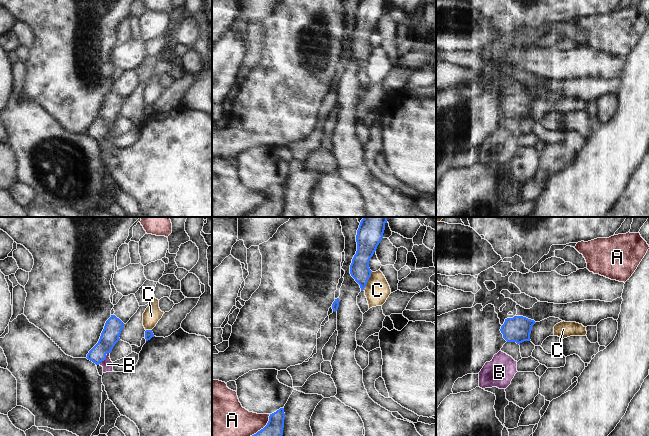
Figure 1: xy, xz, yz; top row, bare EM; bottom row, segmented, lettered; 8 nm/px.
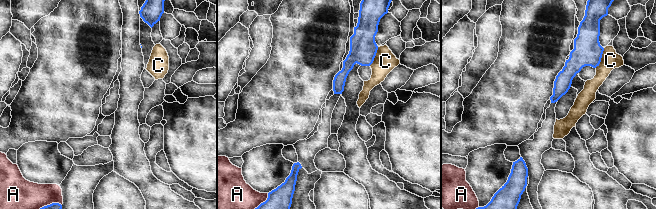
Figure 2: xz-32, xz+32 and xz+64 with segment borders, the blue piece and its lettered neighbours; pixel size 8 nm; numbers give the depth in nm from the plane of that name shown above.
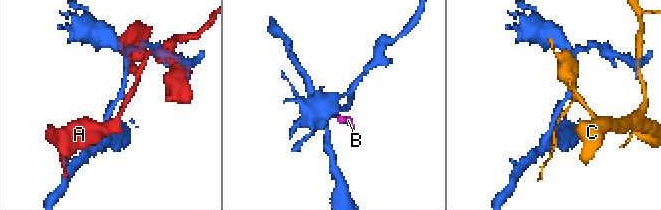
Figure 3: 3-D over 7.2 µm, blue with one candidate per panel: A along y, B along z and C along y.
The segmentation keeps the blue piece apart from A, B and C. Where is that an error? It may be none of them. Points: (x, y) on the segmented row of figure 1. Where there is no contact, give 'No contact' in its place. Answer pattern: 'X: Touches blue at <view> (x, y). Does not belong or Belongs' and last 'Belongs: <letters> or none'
A: Touches blue at xz (264, 427). Does not belong
B: Touches blue at xy (105, 358). Belongs
C: Touches blue at xz (367, 281). Does not belong
Belongs: B

